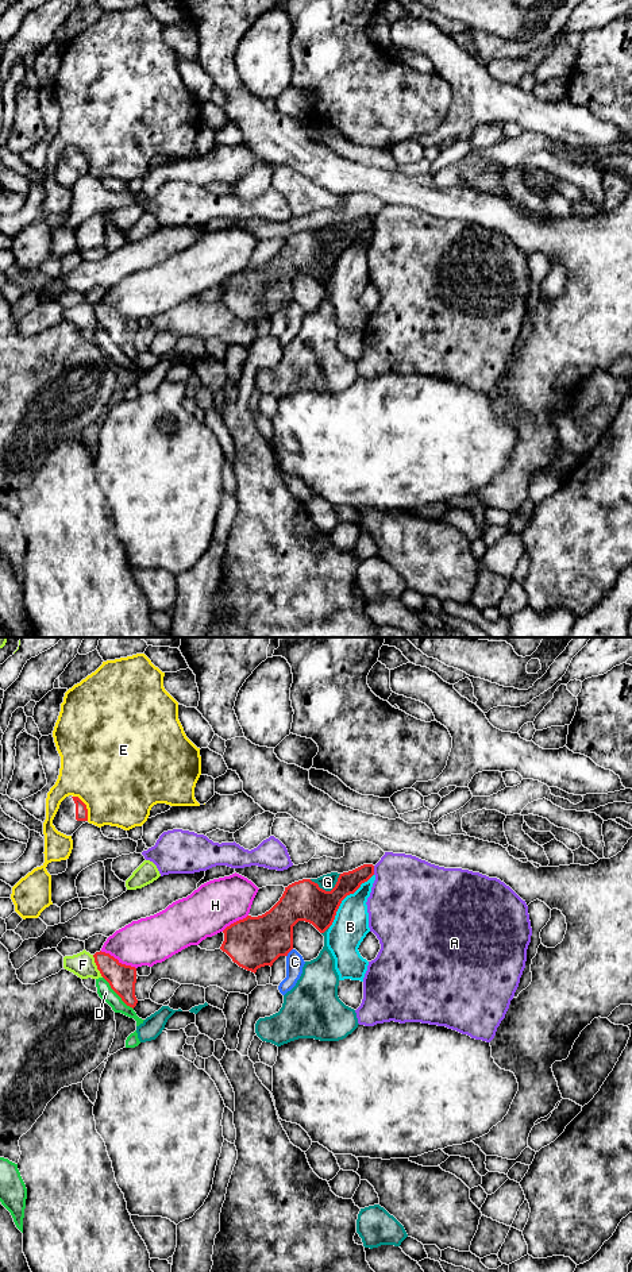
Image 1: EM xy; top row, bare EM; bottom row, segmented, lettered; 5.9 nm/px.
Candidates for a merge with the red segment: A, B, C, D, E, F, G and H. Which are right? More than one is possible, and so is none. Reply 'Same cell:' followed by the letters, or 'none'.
Same cell: none

